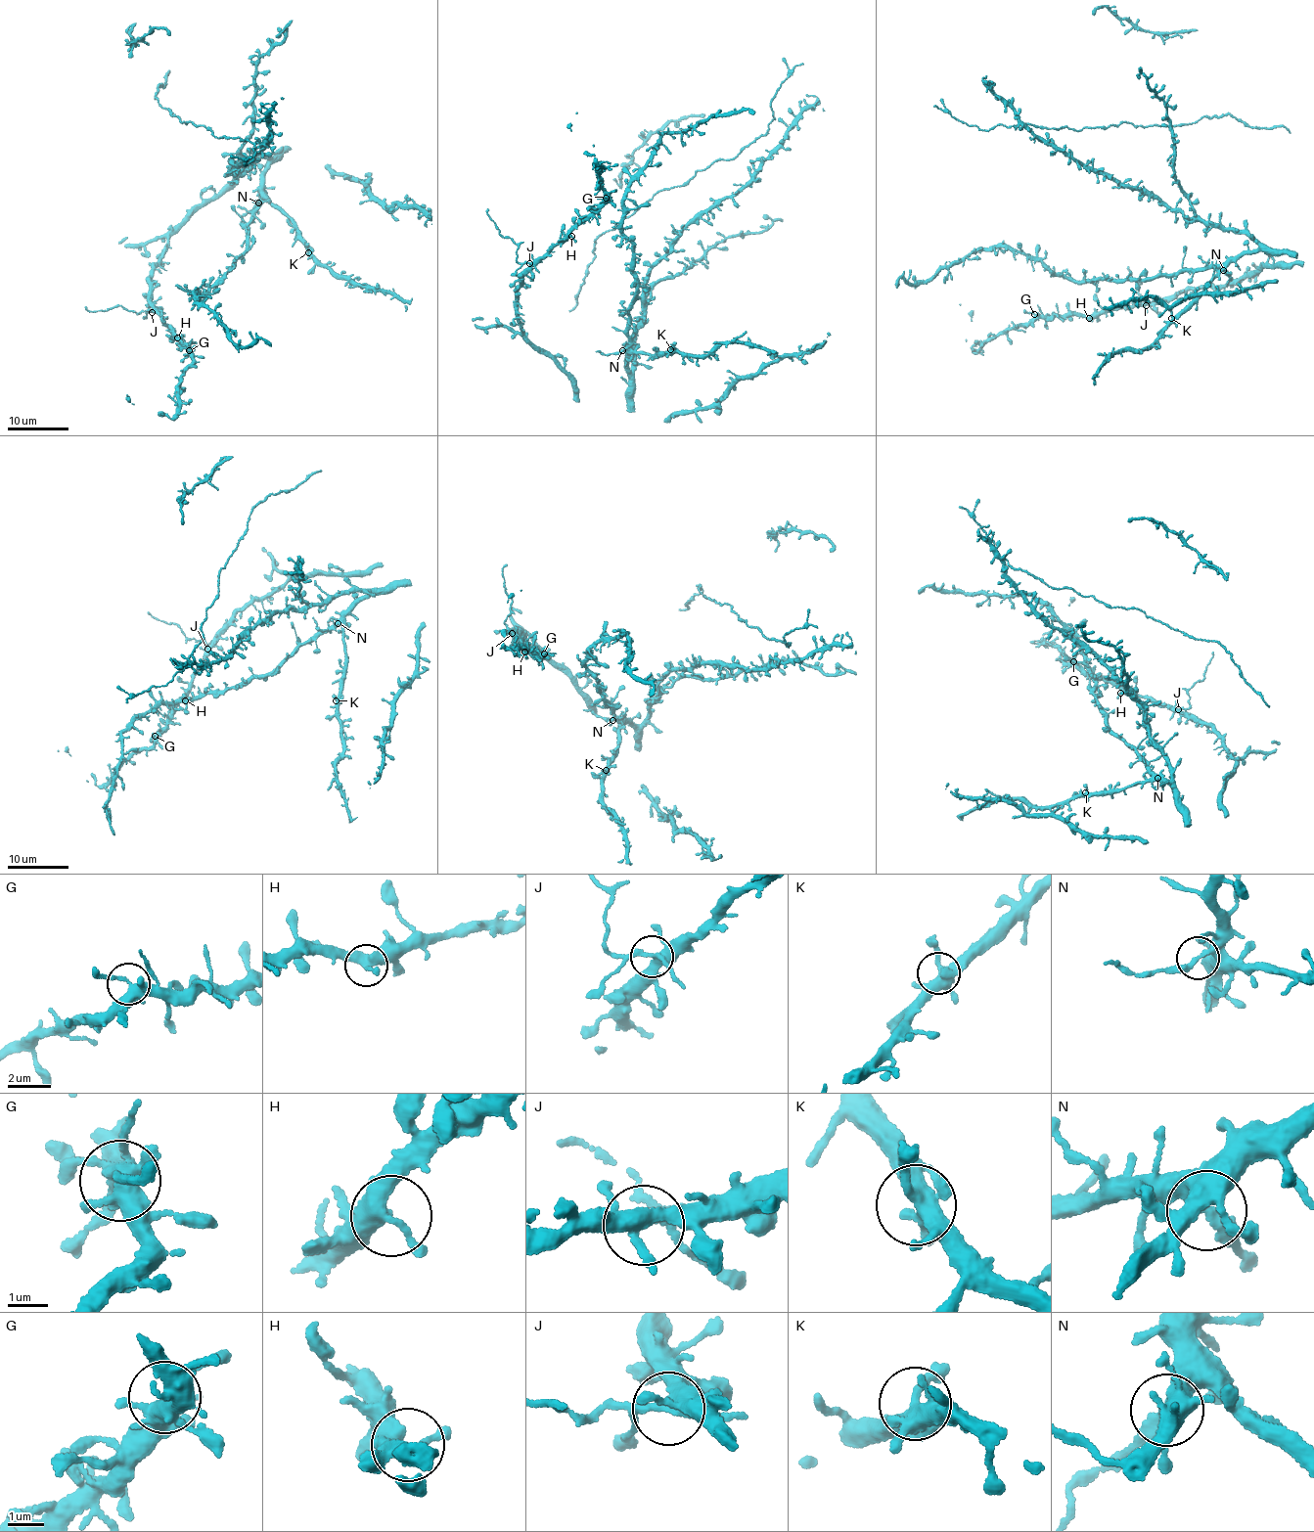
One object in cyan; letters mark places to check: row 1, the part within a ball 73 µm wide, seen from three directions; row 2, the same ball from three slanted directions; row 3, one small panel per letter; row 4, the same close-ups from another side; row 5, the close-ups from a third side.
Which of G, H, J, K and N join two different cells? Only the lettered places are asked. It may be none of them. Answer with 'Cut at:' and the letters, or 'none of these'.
Cut at: J, N

